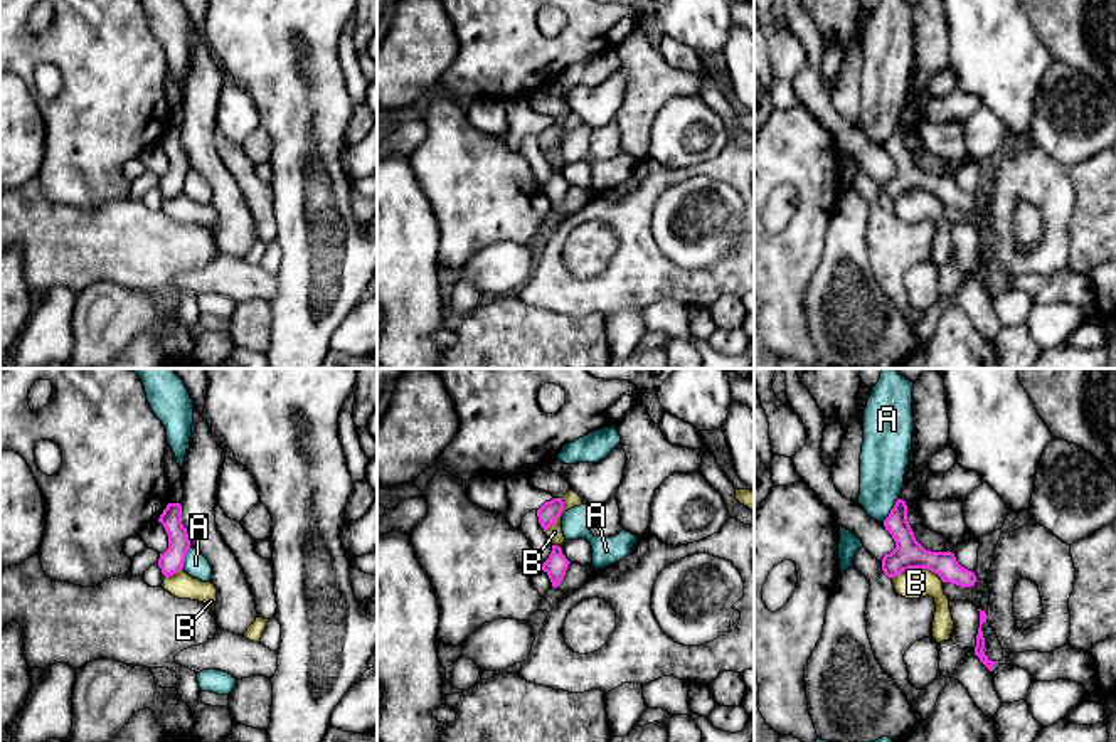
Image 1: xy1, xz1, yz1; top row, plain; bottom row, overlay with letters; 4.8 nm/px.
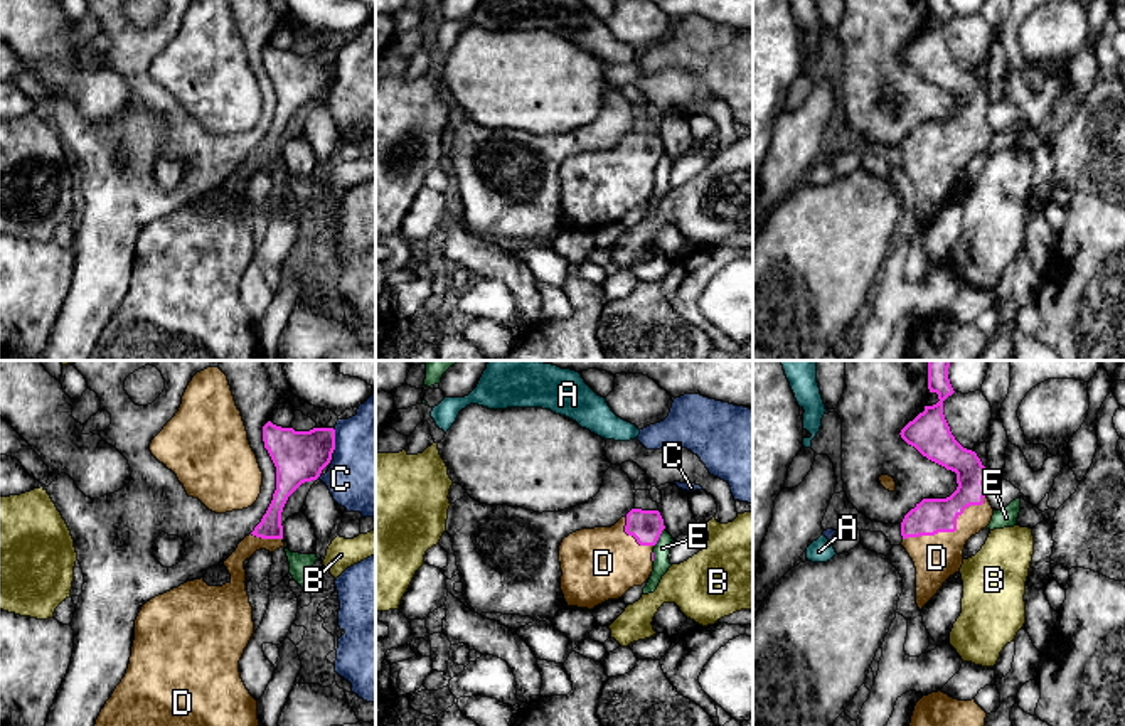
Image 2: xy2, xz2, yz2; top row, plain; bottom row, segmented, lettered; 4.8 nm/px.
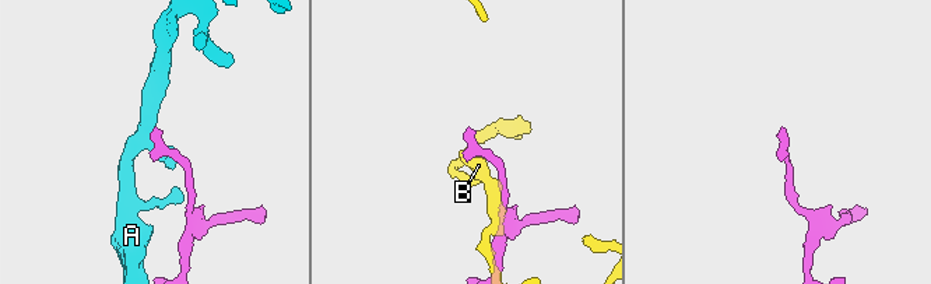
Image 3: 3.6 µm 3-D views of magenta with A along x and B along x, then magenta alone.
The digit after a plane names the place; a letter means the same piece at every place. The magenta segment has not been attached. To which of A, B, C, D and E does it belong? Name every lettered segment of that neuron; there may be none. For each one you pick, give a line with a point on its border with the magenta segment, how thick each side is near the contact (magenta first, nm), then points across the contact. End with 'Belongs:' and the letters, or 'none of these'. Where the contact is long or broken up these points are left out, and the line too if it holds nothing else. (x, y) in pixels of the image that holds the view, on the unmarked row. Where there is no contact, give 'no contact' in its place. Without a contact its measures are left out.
D: meets magenta in yz2 at (955, 147); 170 nm thick on the magenta side, 220 nm on the other
Belongs: D

